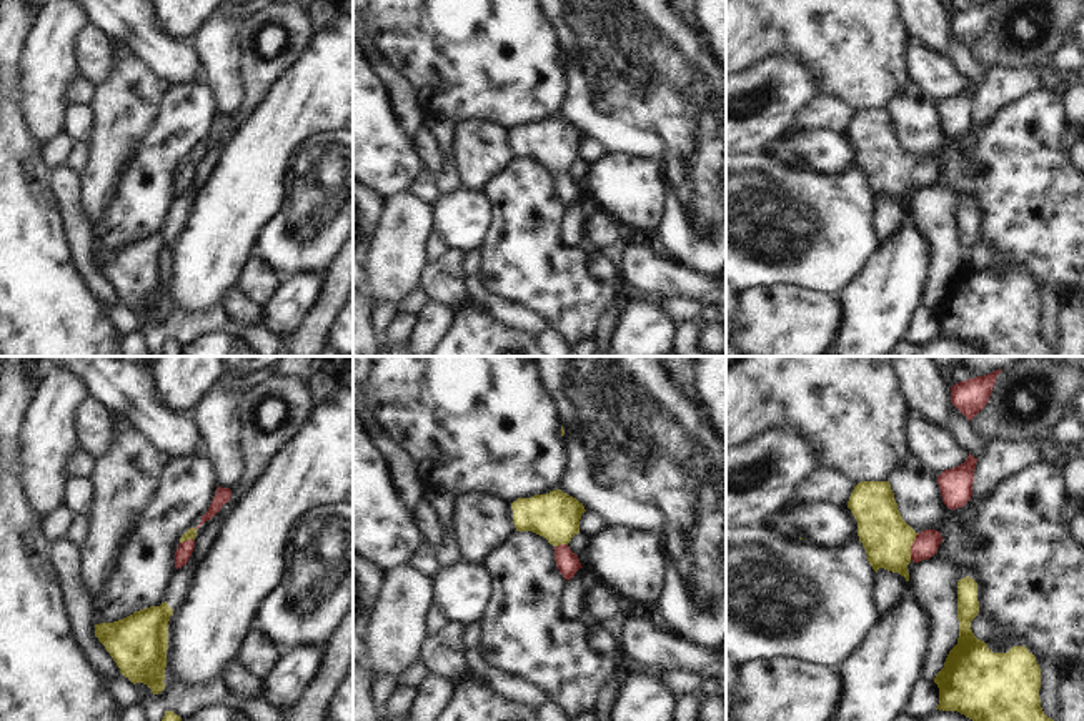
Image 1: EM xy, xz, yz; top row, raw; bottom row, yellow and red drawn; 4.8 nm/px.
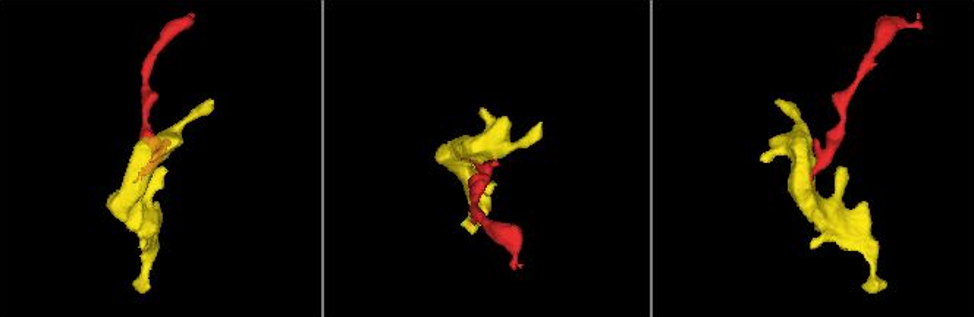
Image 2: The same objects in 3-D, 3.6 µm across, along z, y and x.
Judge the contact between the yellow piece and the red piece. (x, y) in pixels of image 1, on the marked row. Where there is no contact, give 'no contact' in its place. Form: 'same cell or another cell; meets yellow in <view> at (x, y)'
same cell; meets yellow in yz at (911, 545)

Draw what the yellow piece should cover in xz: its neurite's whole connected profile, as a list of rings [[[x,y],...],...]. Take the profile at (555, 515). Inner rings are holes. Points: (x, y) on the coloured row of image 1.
[[[553,490],[546,495],[518,498],[511,503],[516,531],[533,531],[554,546],[554,561],[564,579],[571,579],[581,566],[568,543],[579,533],[579,520],[586,511],[576,498]]]

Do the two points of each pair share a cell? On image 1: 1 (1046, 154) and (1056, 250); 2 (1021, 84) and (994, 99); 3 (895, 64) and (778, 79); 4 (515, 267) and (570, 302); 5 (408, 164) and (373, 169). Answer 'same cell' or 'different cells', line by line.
1: same cell
2: same cell
3: different cells
4: same cell
5: same cell

